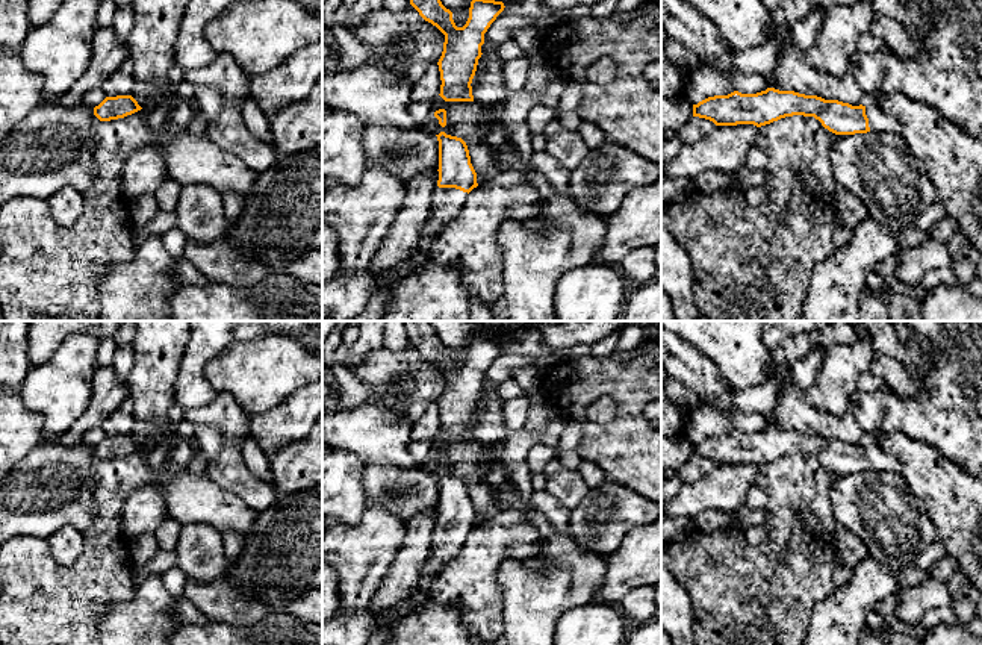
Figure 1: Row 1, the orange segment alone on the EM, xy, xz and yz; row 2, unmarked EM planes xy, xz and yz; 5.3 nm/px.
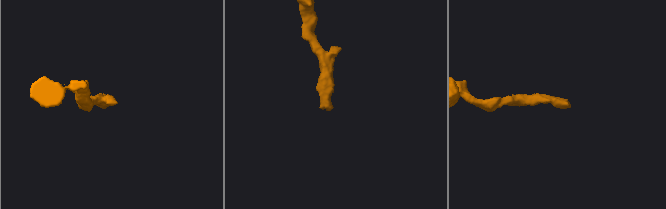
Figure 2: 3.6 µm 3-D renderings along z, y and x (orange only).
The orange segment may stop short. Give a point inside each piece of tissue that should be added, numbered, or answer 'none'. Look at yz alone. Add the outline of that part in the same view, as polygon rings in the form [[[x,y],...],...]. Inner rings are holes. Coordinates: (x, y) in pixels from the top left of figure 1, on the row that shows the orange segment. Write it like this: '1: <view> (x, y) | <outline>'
1: yz (879, 121) | [[[879,104],[865,106],[865,115],[869,118],[869,127],[873,132],[900,133],[900,126],[894,117],[884,112]]]

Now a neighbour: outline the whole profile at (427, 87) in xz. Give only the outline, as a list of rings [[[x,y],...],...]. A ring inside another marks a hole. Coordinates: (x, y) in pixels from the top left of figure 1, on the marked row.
[[[430,65],[427,71],[412,85],[412,101],[433,101],[440,94],[439,65]]]

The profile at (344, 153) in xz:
[[[331,109],[322,118],[322,174],[331,182],[354,188],[366,167],[363,121],[343,109]]]

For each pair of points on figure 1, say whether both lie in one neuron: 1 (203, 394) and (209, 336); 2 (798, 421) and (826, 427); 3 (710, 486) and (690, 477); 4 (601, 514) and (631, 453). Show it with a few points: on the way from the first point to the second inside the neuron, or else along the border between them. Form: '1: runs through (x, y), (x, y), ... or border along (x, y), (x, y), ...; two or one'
1: runs through (197, 380), (197, 355), (200, 350); one
2: runs through (805, 421), (819, 423); one
3: border along (717, 465), (696, 482), (684, 485); two
4: border along (607, 476), (645, 497); two

